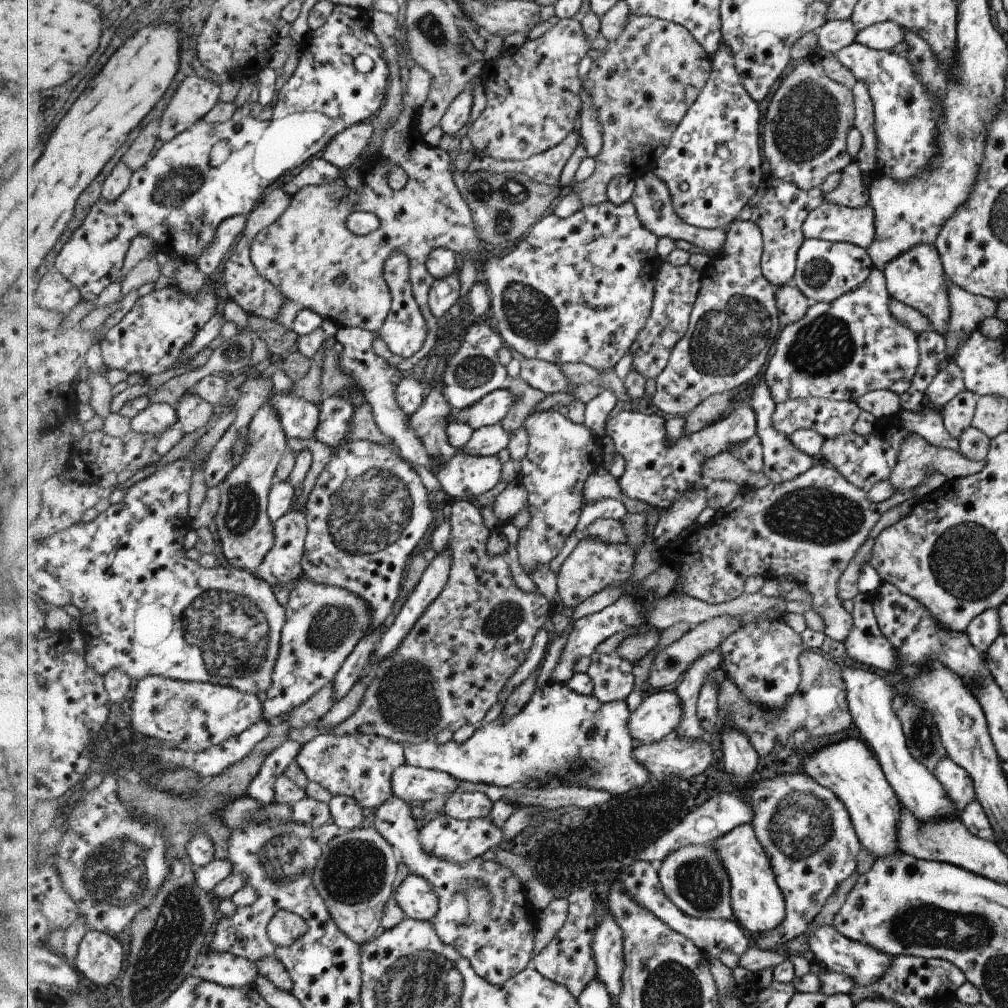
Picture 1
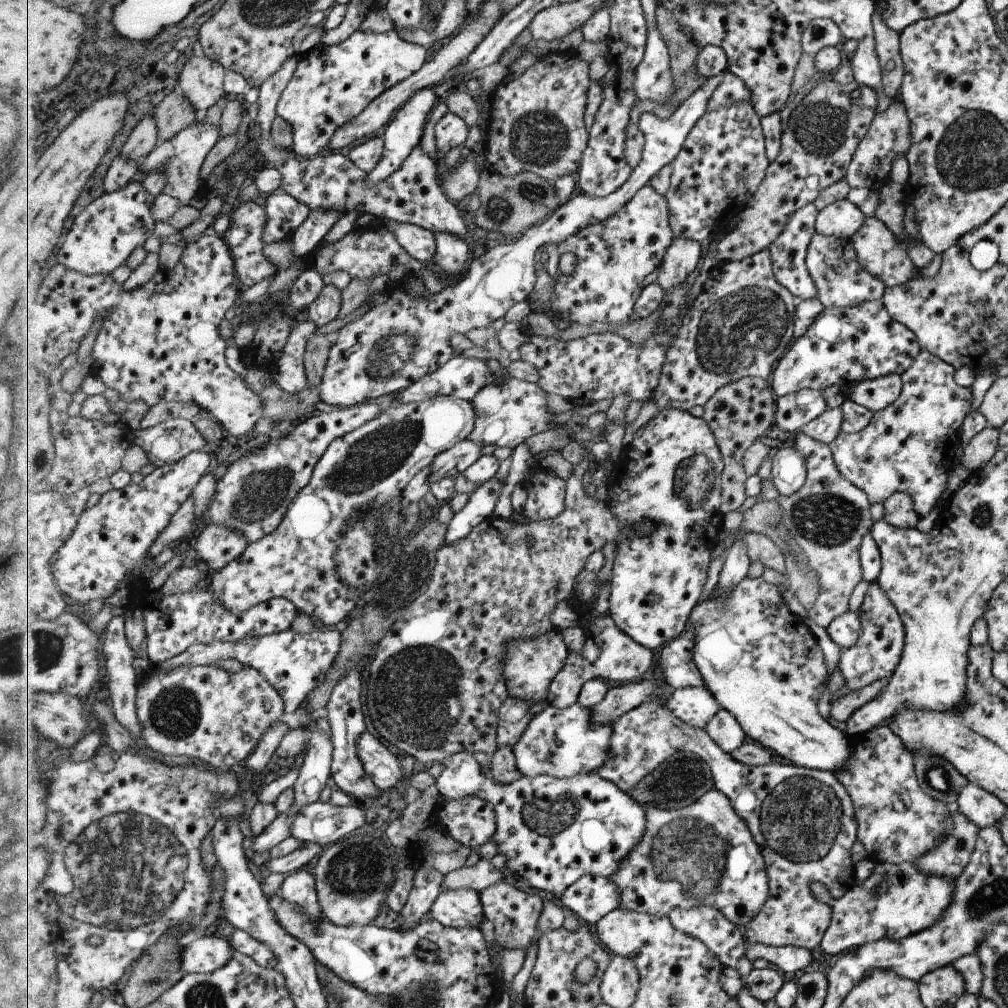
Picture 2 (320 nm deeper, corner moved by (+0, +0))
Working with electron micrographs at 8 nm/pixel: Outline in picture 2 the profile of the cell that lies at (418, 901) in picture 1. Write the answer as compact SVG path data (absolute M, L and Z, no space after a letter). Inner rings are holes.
M473 889L443 890L433 903L430 918L441 921L446 927L475 927L487 917L480 893Z

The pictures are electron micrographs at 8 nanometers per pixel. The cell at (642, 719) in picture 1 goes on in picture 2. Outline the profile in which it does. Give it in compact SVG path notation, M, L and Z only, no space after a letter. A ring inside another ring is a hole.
M703 685L676 689L667 702L671 712L695 728L705 729L722 709L716 696Z

